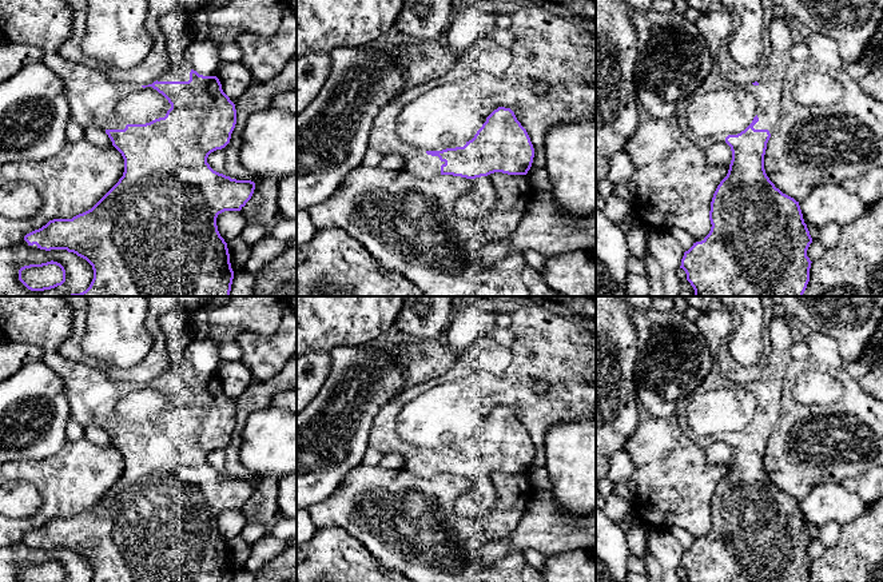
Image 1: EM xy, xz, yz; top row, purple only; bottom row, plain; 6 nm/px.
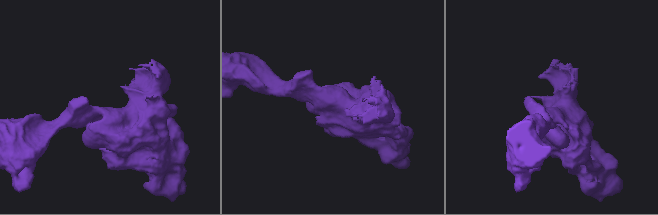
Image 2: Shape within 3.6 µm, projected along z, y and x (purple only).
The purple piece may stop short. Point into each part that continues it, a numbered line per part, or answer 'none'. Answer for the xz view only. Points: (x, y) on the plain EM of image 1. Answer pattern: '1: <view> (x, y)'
1: xz (446, 411)

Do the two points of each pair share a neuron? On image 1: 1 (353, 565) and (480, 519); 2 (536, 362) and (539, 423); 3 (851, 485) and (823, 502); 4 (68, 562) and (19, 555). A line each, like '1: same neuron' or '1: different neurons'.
1: different neurons
2: same neuron
3: different neurons
4: same neuron

